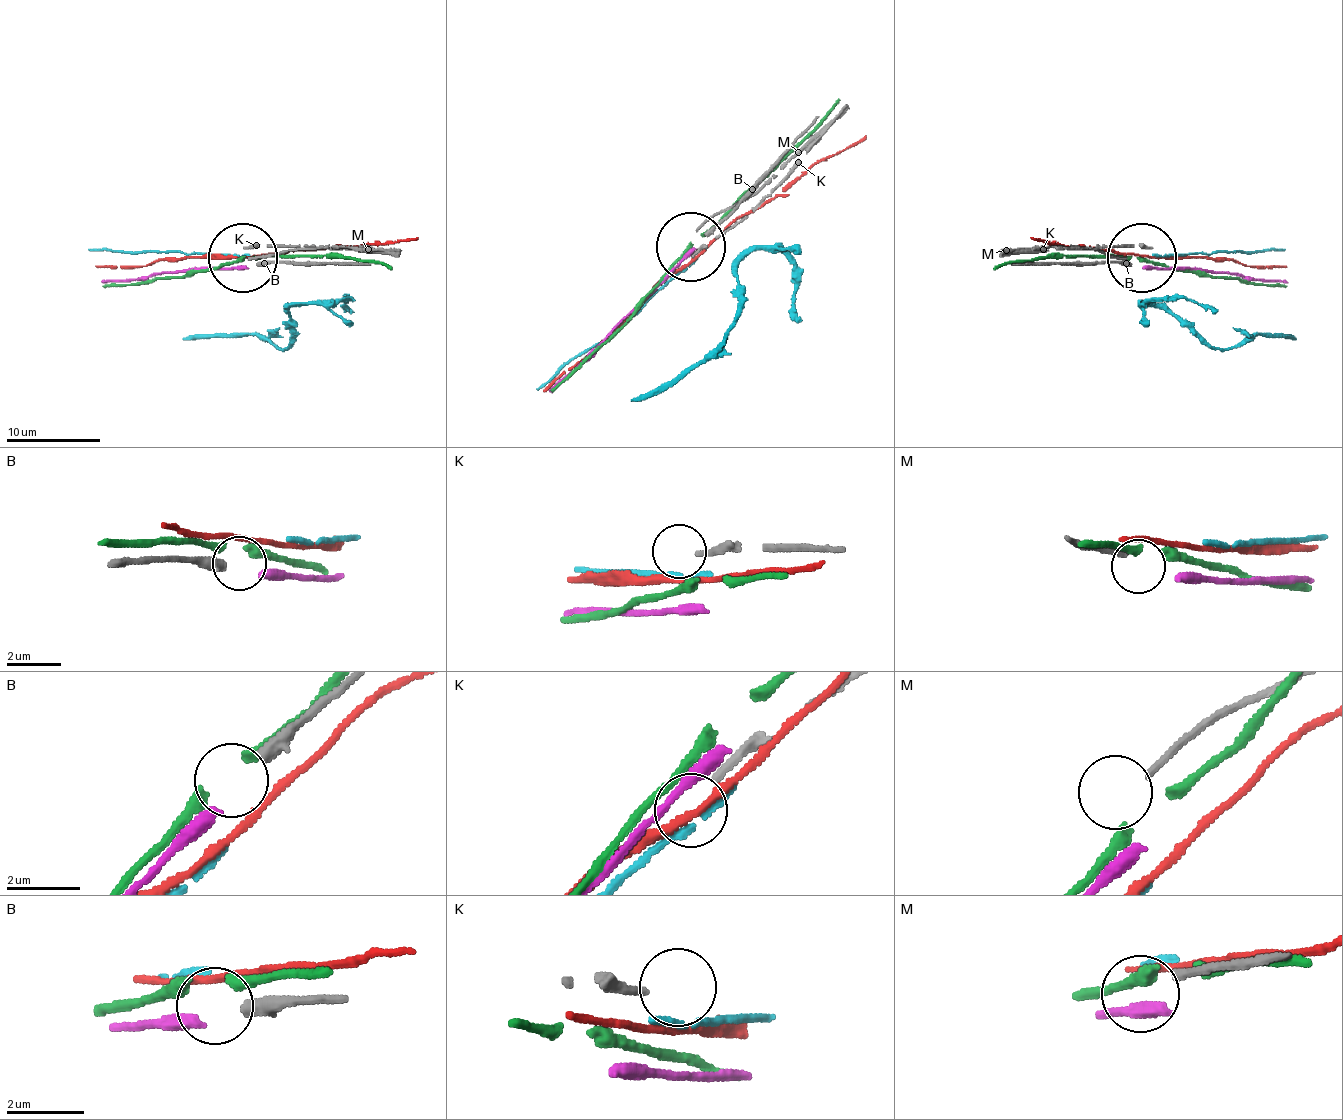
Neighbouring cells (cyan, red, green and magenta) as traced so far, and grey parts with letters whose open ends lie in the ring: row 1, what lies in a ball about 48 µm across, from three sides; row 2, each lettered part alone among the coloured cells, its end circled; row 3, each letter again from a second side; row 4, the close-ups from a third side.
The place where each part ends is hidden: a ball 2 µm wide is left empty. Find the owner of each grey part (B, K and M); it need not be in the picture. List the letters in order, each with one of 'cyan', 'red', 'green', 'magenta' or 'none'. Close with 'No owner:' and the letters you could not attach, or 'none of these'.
B: magenta
K: none
M: none
No owner: K, M

